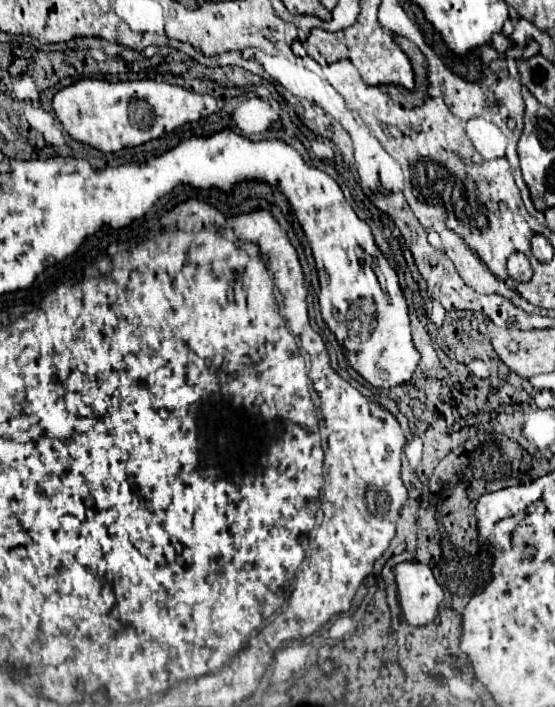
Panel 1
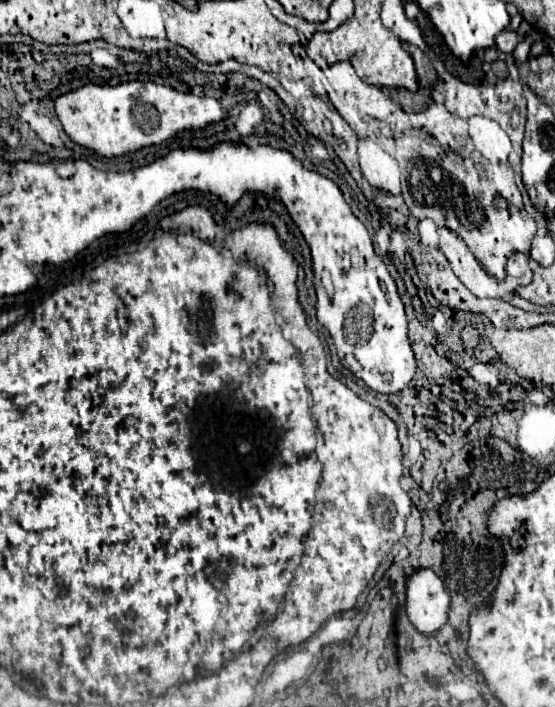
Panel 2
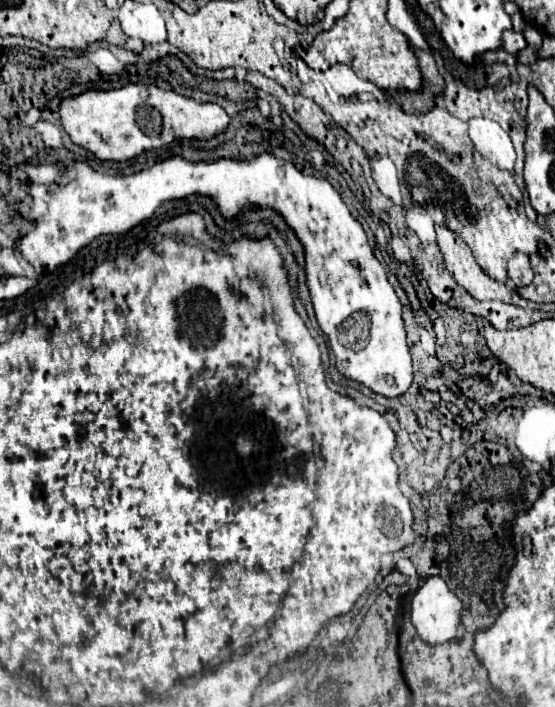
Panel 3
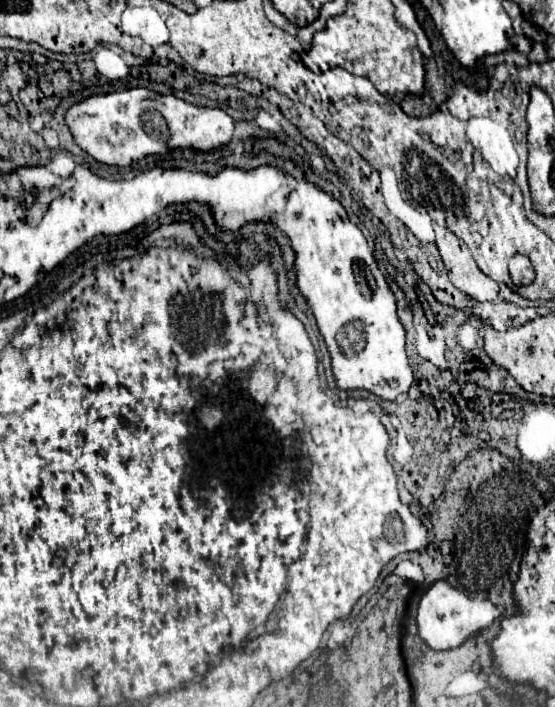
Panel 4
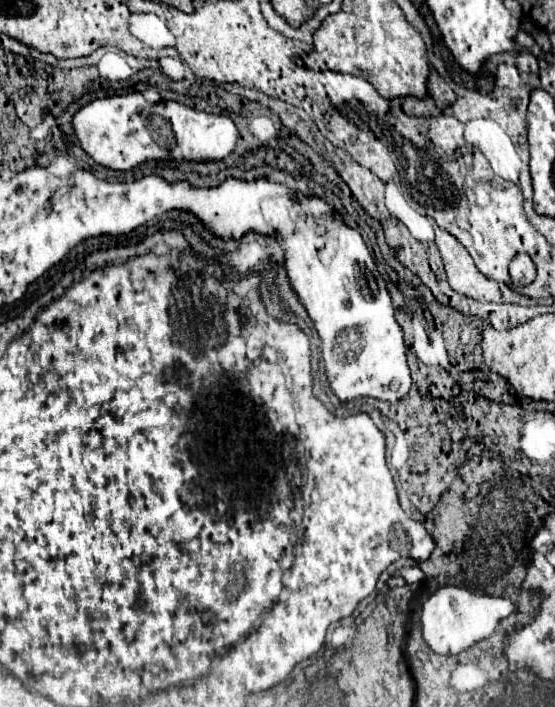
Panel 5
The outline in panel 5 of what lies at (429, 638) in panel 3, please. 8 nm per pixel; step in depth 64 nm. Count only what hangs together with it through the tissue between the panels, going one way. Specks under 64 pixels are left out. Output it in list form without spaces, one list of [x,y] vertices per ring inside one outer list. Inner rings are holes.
[[[444,586],[436,590],[422,606],[422,634],[428,646],[442,656],[456,656],[474,644],[490,638],[500,620],[518,612],[518,606],[510,598],[472,594],[466,588]]]

